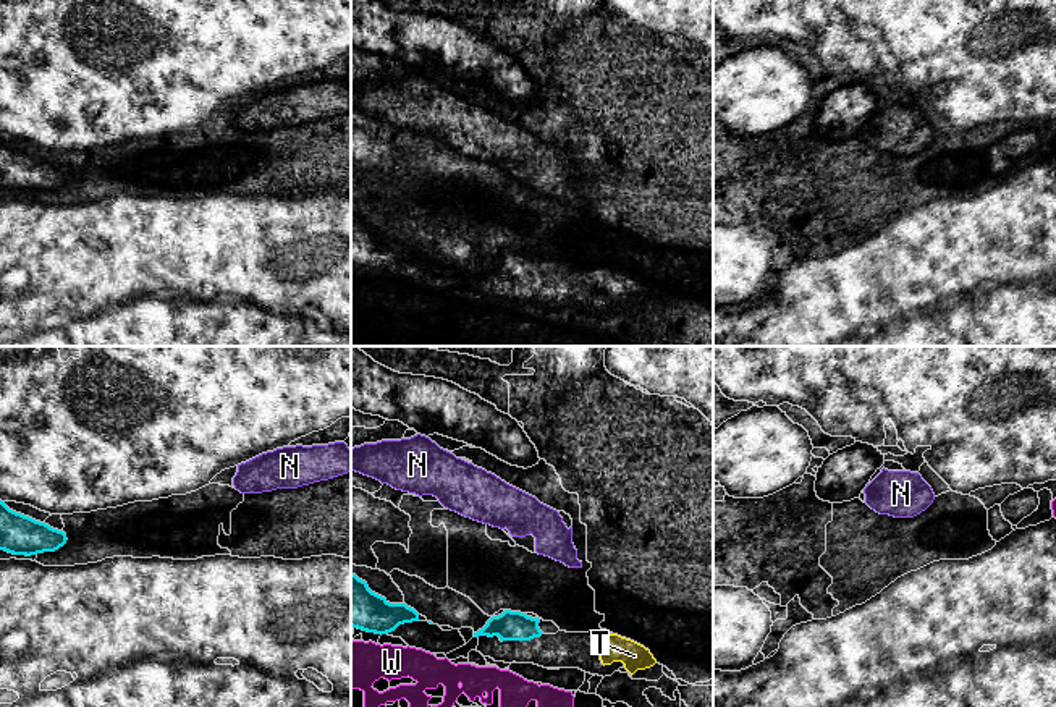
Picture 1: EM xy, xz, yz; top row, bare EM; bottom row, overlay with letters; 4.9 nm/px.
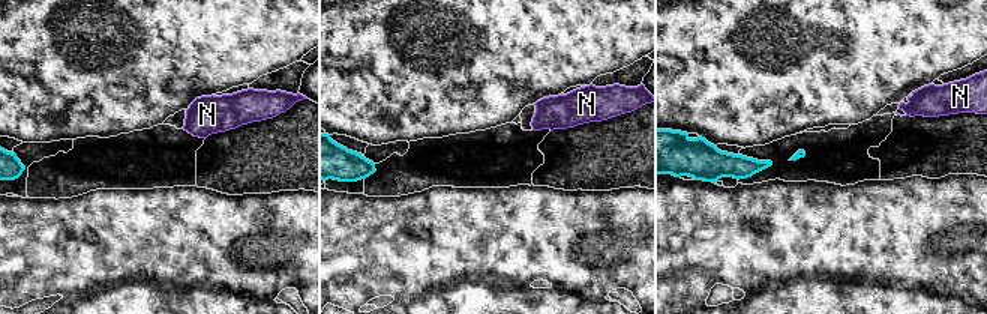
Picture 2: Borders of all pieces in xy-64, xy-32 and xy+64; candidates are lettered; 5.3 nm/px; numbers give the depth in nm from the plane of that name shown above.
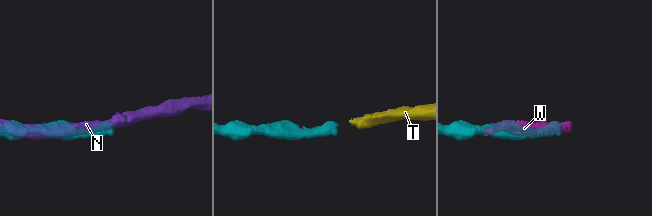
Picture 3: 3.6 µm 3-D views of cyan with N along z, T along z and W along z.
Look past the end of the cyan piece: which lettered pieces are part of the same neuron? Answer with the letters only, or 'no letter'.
T

